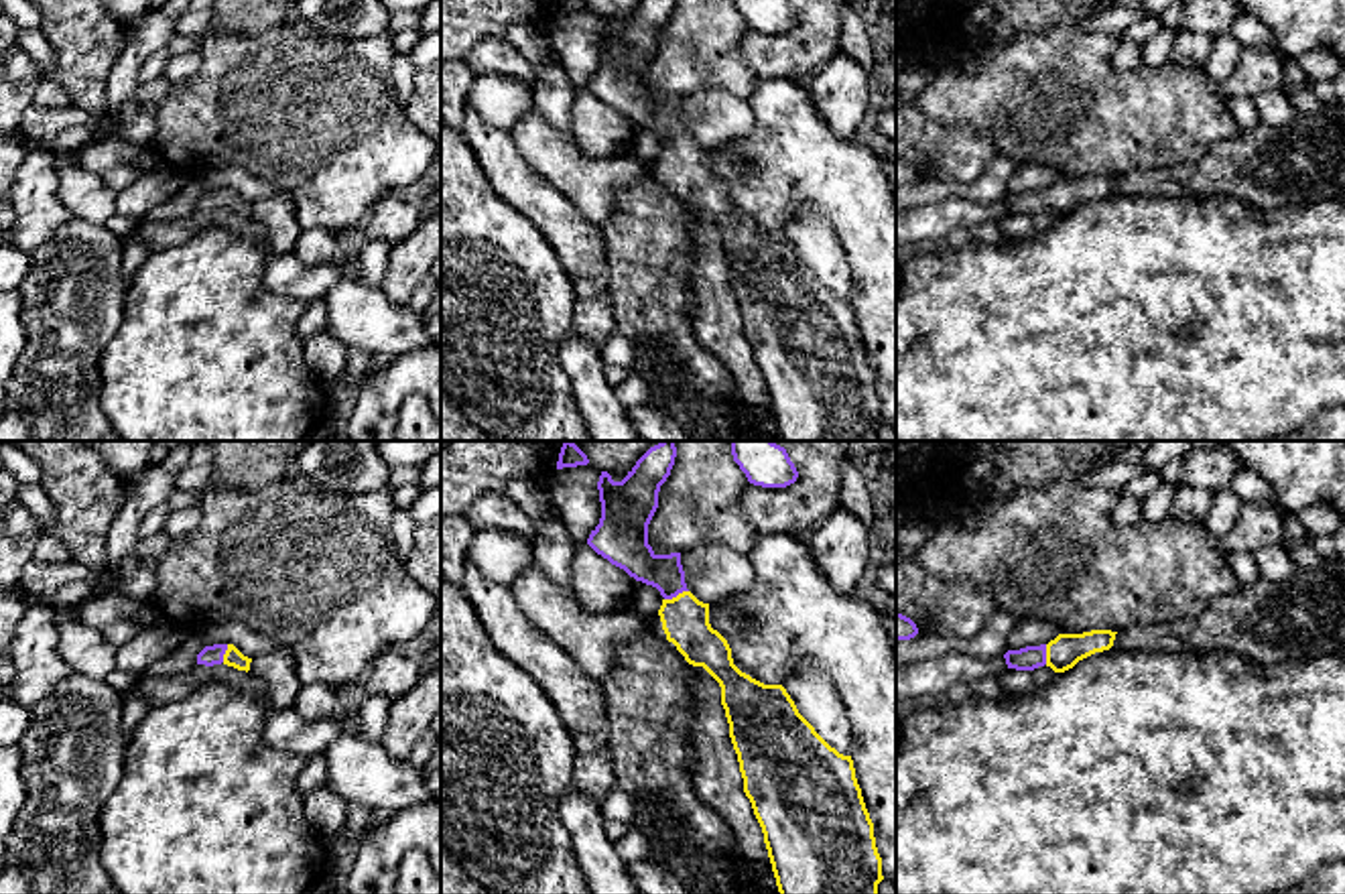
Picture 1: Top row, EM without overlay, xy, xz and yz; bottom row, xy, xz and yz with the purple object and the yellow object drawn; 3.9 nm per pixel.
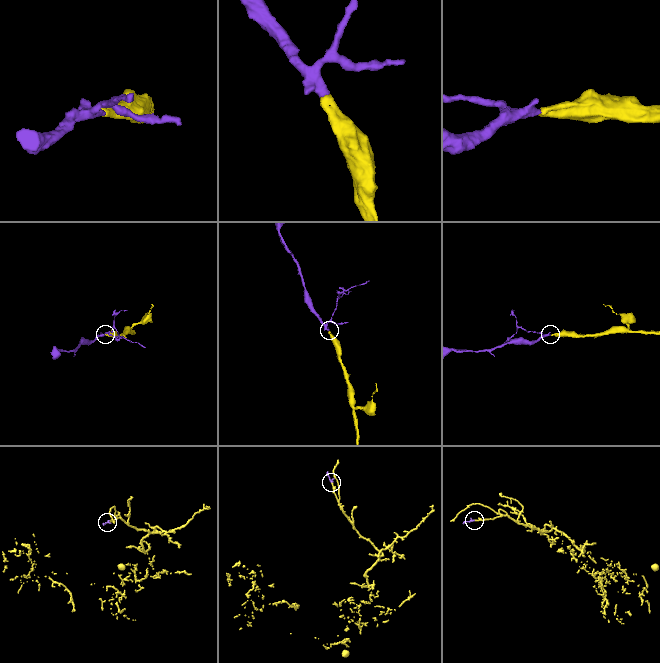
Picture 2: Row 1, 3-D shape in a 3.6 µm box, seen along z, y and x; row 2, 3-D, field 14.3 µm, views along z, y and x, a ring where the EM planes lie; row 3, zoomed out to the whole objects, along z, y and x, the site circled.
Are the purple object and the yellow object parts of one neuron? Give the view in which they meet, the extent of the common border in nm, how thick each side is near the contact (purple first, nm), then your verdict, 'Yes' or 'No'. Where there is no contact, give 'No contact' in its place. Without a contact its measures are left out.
Touches purple in xz. Shared border 100 nm. Thickness 160 nm (purple) against 190 nm. Yes

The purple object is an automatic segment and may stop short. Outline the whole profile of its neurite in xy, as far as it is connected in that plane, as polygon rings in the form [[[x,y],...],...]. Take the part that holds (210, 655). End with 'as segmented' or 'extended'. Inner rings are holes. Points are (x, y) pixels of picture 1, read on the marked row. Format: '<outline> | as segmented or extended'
[[[234,644],[205,646],[197,654],[197,664],[213,666],[221,662],[248,673],[252,658],[244,656]]] | extended

